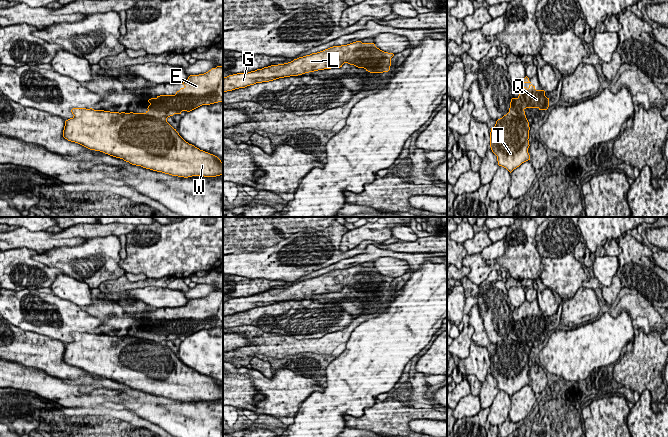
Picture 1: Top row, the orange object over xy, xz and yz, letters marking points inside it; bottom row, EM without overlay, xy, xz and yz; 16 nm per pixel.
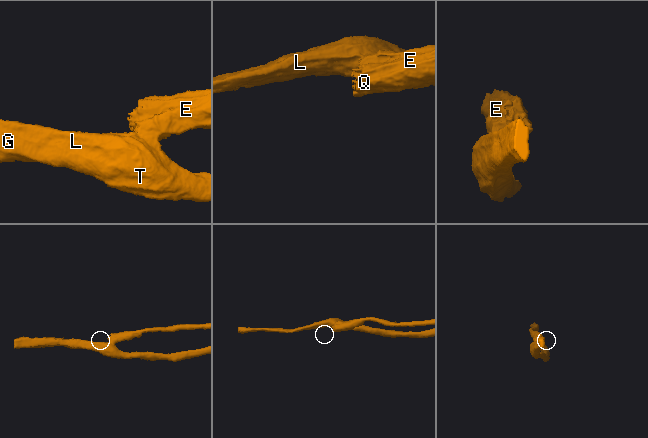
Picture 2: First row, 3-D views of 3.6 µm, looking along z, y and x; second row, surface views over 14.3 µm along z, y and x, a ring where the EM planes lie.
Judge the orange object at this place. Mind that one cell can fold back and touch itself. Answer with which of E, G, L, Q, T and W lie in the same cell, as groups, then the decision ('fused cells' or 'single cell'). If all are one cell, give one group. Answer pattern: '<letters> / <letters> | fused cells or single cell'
E Q / G L T W | fused cells

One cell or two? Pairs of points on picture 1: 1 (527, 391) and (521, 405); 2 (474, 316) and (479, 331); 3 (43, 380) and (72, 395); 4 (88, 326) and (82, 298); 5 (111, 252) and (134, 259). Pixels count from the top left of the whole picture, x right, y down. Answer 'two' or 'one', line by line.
1: one
2: one
3: one
4: two
5: two

